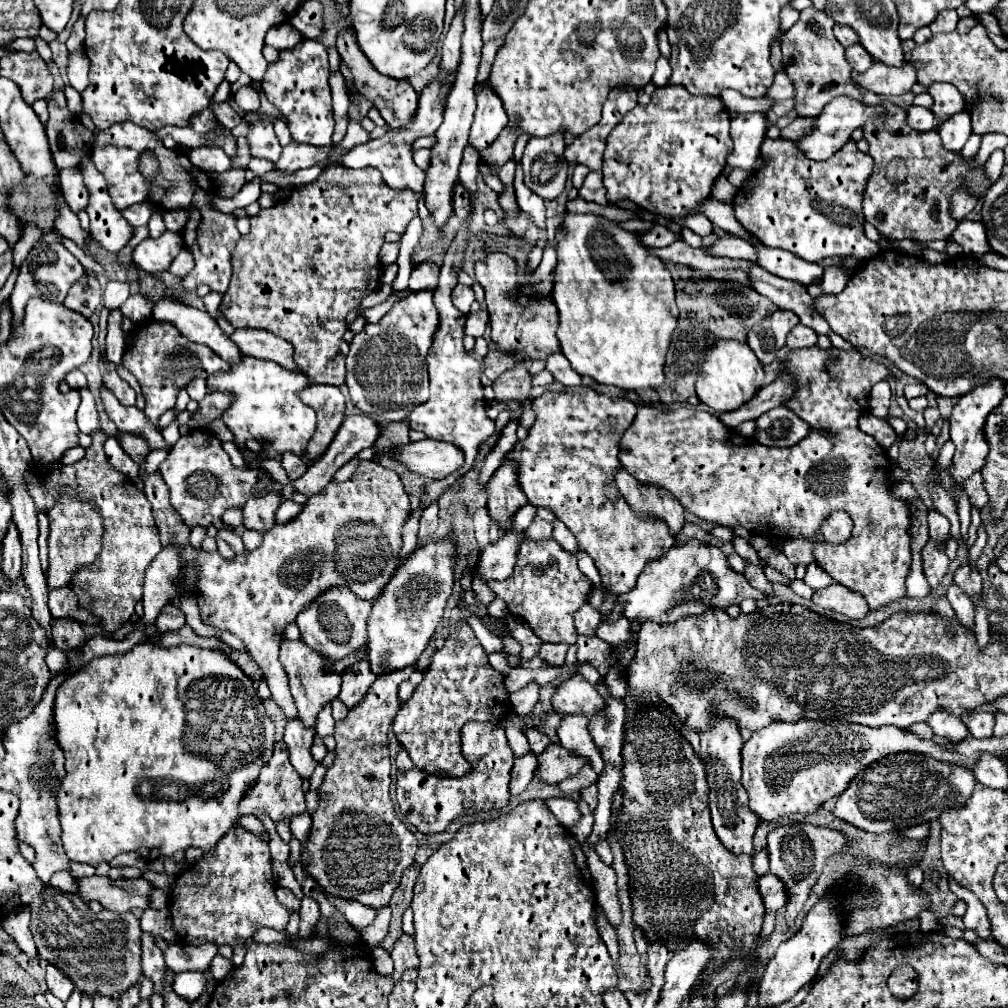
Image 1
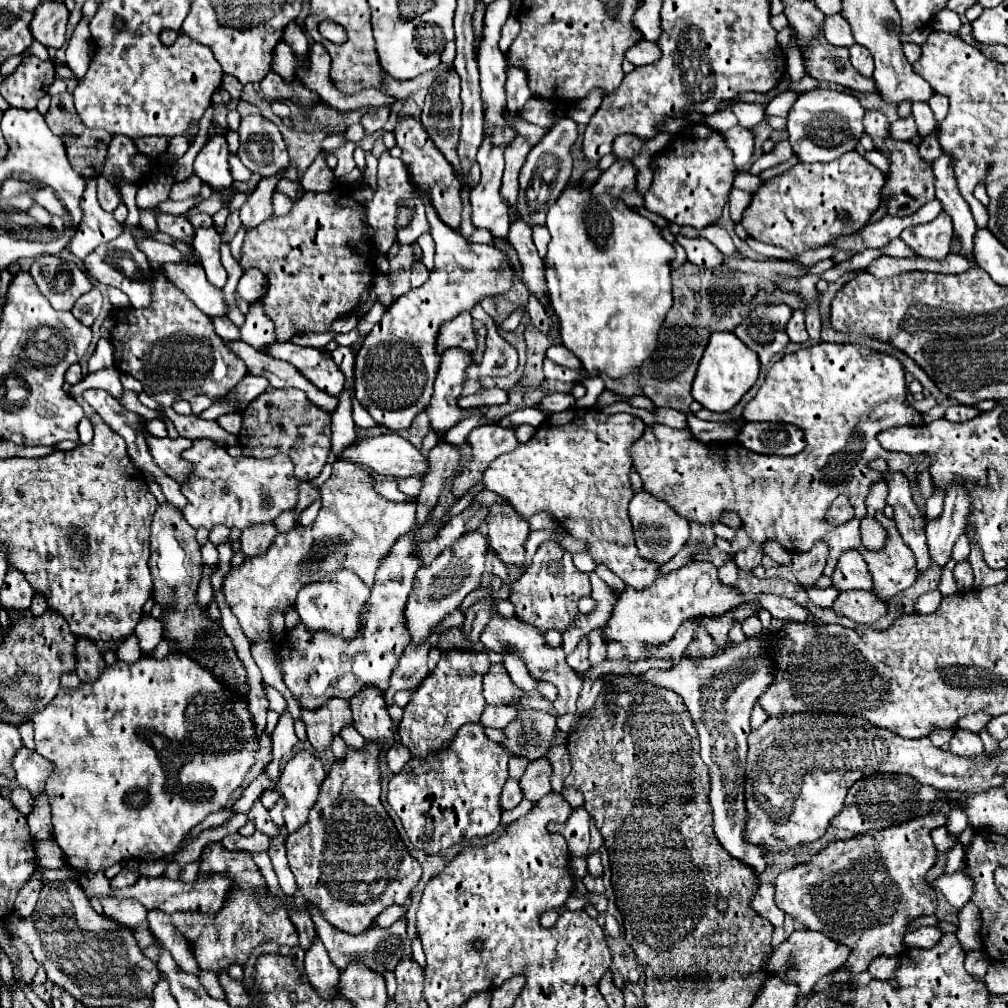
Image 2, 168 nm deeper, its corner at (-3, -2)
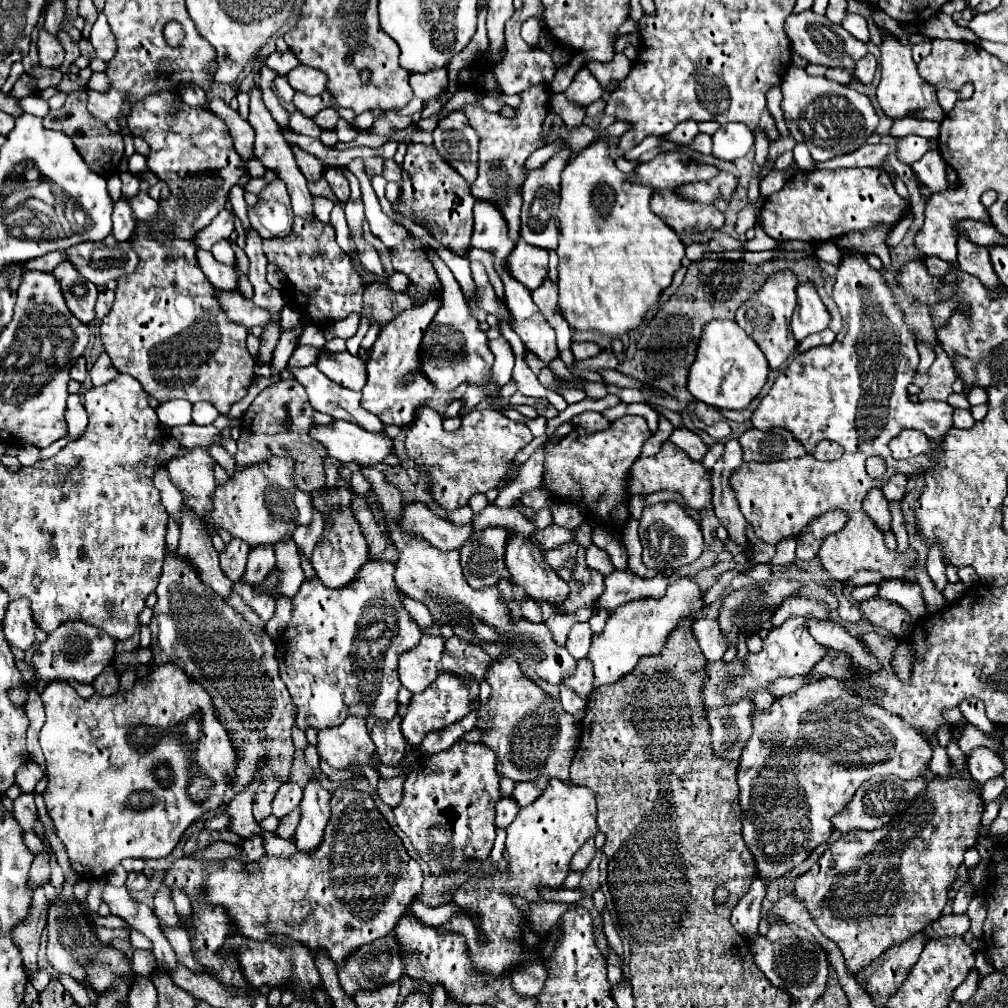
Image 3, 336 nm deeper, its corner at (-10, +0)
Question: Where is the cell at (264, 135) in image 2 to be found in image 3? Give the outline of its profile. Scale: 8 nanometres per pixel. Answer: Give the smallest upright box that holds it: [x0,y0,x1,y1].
[248,86,316,222]

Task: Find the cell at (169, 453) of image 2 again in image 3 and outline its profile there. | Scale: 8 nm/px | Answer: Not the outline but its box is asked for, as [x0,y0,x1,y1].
[166,448,216,522]

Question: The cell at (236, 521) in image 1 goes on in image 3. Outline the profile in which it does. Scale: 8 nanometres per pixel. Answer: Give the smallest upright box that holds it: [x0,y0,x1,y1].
[220,540,252,582]

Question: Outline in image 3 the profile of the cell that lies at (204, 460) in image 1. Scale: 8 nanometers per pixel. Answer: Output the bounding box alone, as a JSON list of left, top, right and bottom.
[206,456,312,546]

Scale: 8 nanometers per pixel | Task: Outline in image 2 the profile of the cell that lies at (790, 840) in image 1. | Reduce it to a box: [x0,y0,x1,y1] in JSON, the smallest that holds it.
[767,930,851,998]

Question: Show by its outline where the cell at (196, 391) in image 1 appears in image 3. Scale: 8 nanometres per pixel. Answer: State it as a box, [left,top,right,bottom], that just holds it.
[192,402,218,424]

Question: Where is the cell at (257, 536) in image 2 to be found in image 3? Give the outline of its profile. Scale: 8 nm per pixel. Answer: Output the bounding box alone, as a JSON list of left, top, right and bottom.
[242,548,276,584]

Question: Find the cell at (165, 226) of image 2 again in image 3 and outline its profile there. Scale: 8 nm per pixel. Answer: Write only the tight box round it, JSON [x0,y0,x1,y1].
[122,190,158,220]

